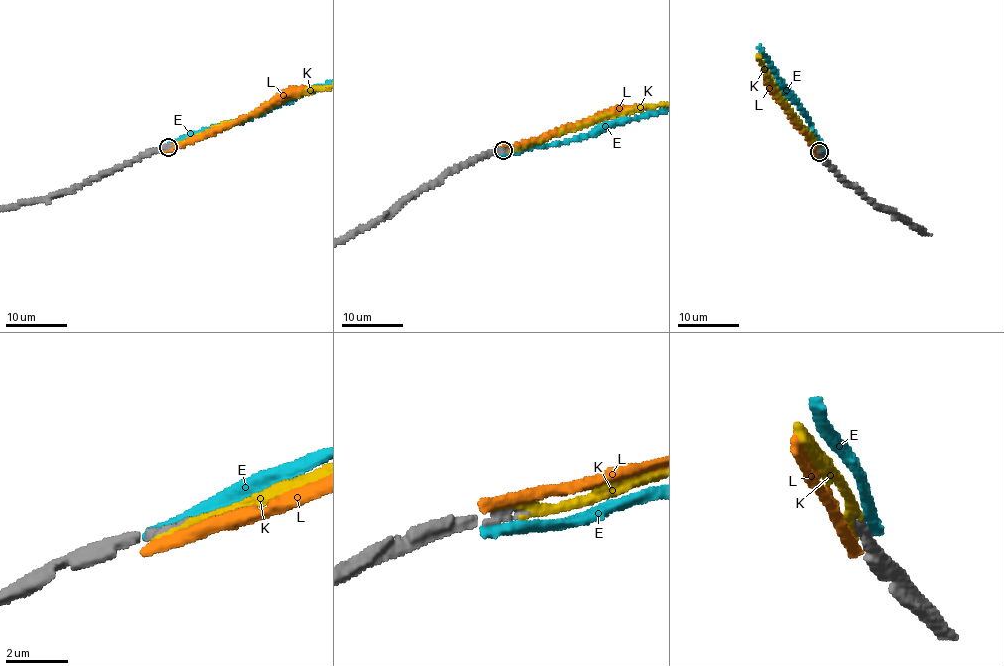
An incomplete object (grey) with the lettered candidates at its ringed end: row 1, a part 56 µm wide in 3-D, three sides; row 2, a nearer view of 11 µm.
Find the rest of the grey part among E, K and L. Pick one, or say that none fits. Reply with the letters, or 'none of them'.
K

